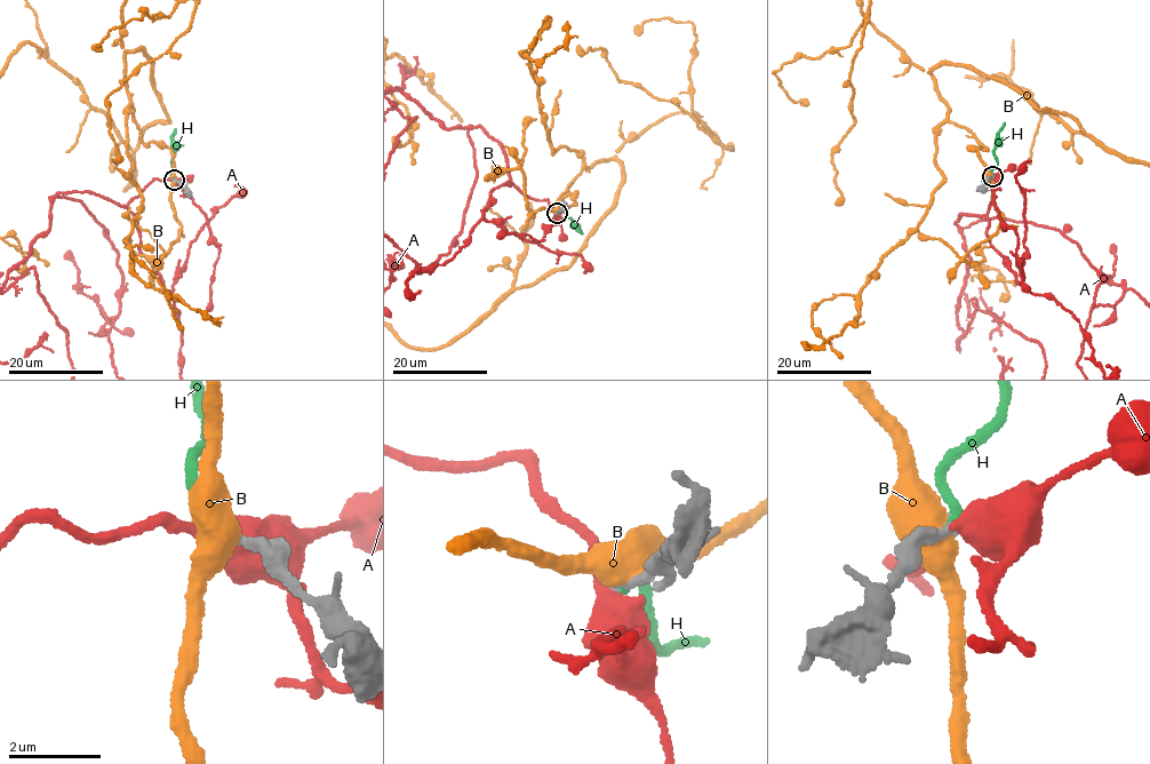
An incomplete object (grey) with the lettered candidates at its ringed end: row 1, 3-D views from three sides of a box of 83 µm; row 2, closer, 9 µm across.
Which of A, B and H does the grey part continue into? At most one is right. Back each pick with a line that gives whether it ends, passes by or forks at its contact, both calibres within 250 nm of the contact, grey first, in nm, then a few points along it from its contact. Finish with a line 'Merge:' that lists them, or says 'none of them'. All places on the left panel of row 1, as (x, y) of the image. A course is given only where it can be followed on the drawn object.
H: it ends there; 200 nm thick on the grey side, 200 nm on the other
Merge: H

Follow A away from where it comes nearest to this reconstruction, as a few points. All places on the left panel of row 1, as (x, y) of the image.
A: (173, 180), (126, 206), (56, 195), (48, 230), (8, 272), (2, 292), (32, 267), (63, 328)

